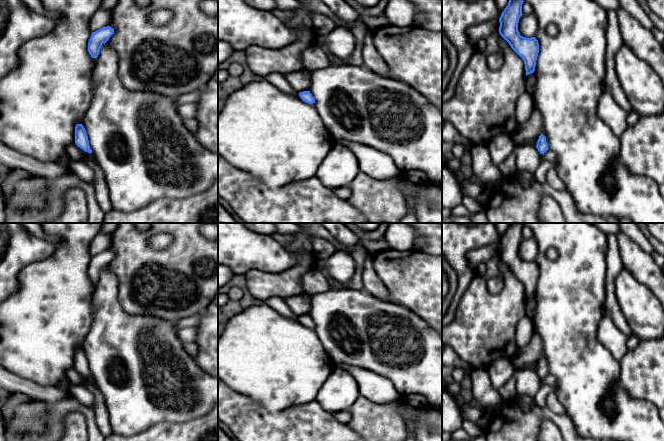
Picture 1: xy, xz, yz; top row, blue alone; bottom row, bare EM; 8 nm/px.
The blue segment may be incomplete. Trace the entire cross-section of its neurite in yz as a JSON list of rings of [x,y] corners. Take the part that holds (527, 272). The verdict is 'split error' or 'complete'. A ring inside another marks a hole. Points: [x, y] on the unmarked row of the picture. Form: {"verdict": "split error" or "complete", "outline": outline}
{"verdict": "complete", "outline": [[[522,223],[509,224],[508,229],[499,242],[499,257],[523,283],[527,300],[535,295],[539,267],[535,261],[523,261],[518,255],[519,243],[523,239],[523,226]]]}

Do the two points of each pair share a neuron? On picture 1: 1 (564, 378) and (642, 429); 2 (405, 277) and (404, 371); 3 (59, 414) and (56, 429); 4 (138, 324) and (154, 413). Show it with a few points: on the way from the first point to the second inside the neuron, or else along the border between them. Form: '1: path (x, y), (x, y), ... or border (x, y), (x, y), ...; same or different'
1: path (582, 398), (609, 427), (622, 427); same
2: border (395, 301), (406, 306), (424, 320); different
3: path (56, 418), (56, 425); same
4: path (135, 346), (134, 358), (139, 363), (142, 391); same

